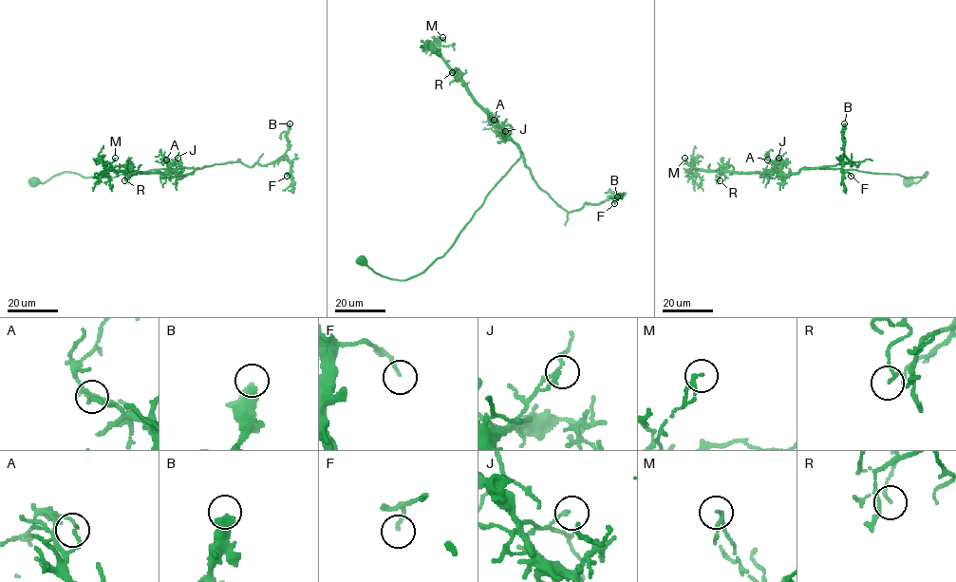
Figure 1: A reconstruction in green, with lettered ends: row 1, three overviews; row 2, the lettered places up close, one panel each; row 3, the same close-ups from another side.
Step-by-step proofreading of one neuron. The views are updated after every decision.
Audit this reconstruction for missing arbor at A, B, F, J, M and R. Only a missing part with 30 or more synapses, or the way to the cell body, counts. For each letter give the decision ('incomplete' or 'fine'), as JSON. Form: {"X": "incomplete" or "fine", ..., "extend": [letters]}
{"A": "fine", "B": "fine", "F": "fine", "J": "fine", "M": "fine", "R": "fine", "extend": []}

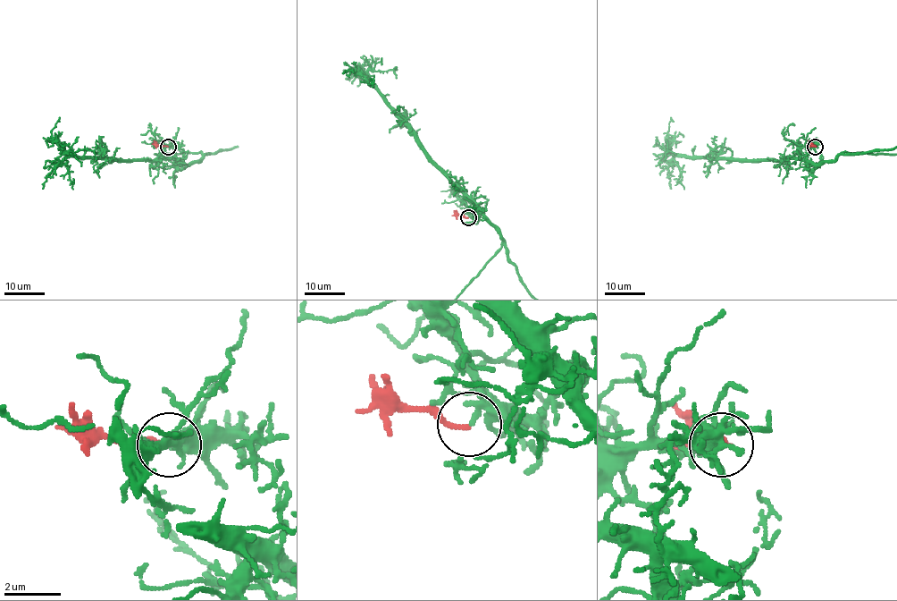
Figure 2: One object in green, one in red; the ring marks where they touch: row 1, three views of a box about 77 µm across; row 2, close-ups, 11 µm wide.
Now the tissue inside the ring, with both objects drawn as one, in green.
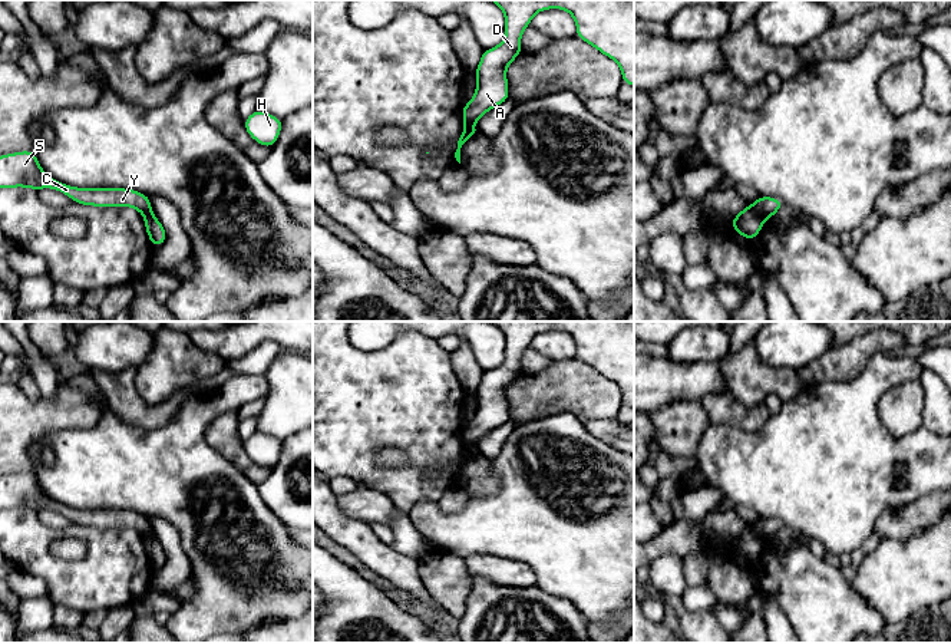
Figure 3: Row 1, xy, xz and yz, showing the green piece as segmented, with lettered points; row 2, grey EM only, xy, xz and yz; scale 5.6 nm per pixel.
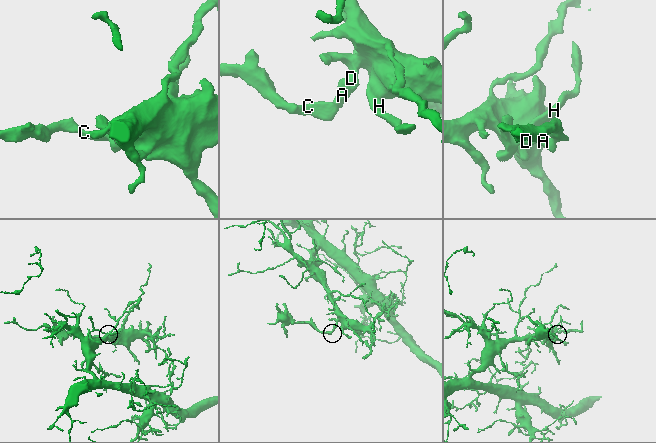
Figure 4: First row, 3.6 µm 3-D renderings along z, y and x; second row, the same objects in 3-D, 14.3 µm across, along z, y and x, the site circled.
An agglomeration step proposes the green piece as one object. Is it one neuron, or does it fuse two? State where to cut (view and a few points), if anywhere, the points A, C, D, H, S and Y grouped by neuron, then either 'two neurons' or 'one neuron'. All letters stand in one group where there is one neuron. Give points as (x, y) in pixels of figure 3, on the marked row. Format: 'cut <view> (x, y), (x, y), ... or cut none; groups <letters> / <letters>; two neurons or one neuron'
cut yz (750, 205), (763, 220); groups A D H / C S Y; two neurons

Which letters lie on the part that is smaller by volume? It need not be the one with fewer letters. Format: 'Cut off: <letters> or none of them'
Cut off: C, S, Y

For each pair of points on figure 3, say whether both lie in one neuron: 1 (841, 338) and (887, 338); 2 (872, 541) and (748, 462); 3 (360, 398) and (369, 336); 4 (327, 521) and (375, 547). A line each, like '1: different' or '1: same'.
1: different
2: different
3: different
4: same

